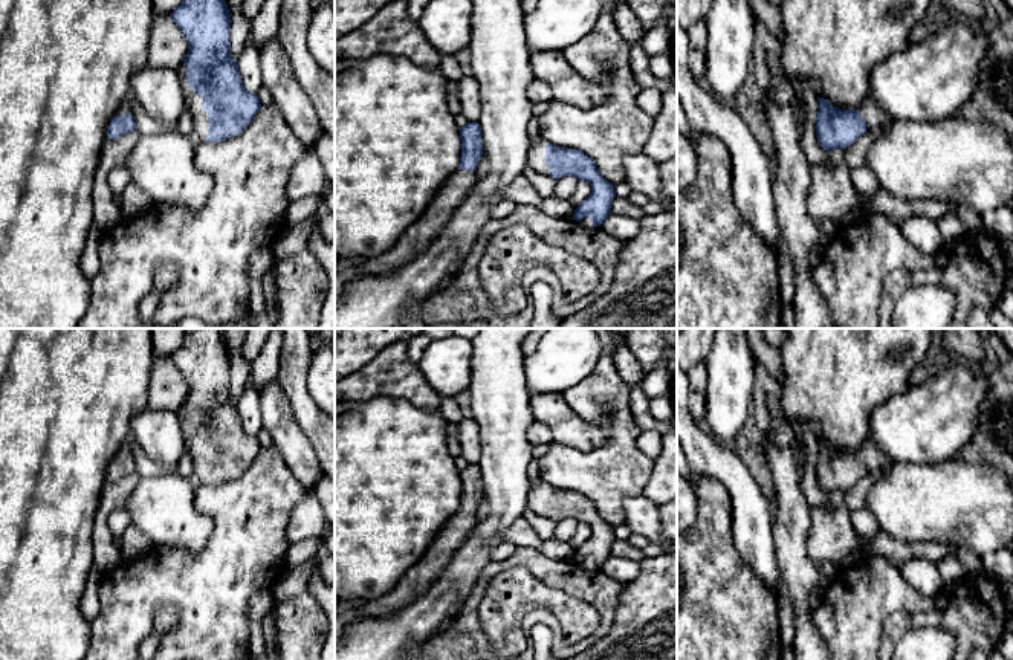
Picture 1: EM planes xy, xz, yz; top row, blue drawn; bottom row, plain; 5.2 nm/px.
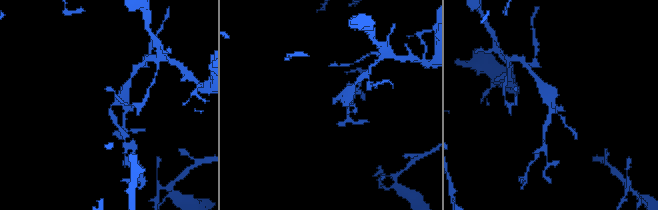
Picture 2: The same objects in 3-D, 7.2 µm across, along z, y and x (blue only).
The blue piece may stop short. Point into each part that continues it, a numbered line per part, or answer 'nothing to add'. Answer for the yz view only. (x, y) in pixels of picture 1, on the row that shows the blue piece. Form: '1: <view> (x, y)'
1: yz (876, 118)

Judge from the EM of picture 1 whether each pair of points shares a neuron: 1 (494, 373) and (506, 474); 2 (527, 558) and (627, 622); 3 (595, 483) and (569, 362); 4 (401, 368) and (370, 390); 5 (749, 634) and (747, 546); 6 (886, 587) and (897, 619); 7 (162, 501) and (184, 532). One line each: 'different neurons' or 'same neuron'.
1: same neuron
2: different neurons
3: different neurons
4: same neuron
5: different neurons
6: different neurons
7: same neuron

